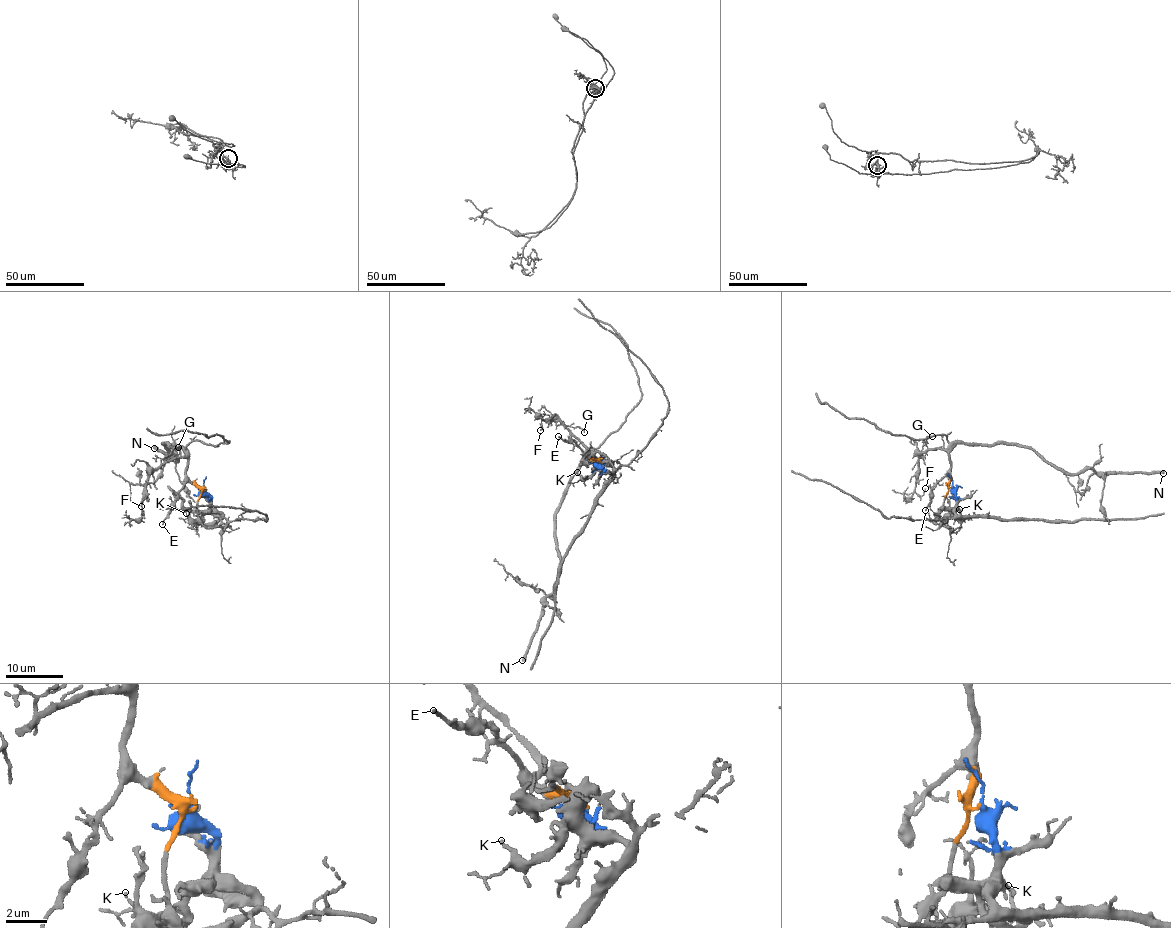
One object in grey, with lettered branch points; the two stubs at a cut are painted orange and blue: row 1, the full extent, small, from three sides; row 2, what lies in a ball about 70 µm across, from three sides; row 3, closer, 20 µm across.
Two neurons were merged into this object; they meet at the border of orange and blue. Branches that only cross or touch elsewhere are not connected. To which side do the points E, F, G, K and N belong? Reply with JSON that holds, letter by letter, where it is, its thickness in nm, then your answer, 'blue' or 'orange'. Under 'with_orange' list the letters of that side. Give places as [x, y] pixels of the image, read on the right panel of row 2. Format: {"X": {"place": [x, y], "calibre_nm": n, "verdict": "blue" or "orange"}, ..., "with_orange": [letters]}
{"E": {"place": [925, 510], "calibre_nm": 140, "verdict": "orange"}, "F": {"place": [925, 488], "calibre_nm": 100, "verdict": "orange"}, "G": {"place": [932, 436], "calibre_nm": 120, "verdict": "orange"}, "K": {"place": [959, 509], "calibre_nm": 120, "verdict": "blue"}, "N": {"place": [1163, 473], "calibre_nm": 460, "verdict": "orange"}, "with_orange": ["E", "F", "G", "N"]}

